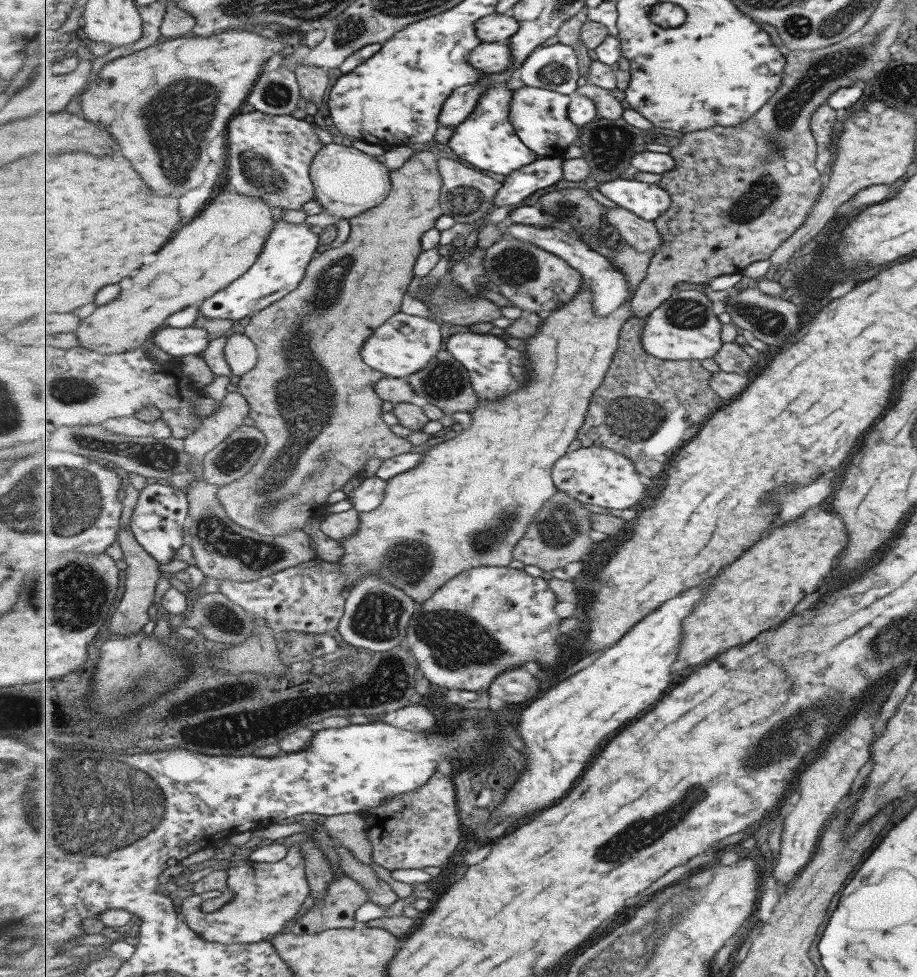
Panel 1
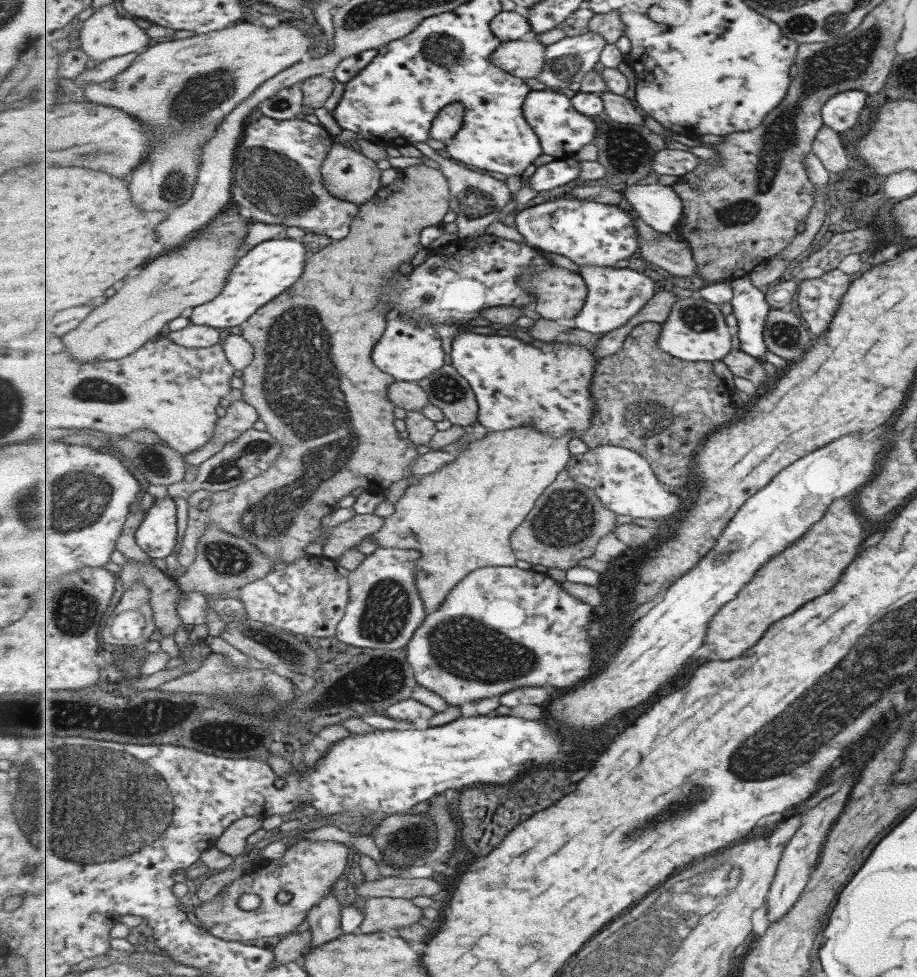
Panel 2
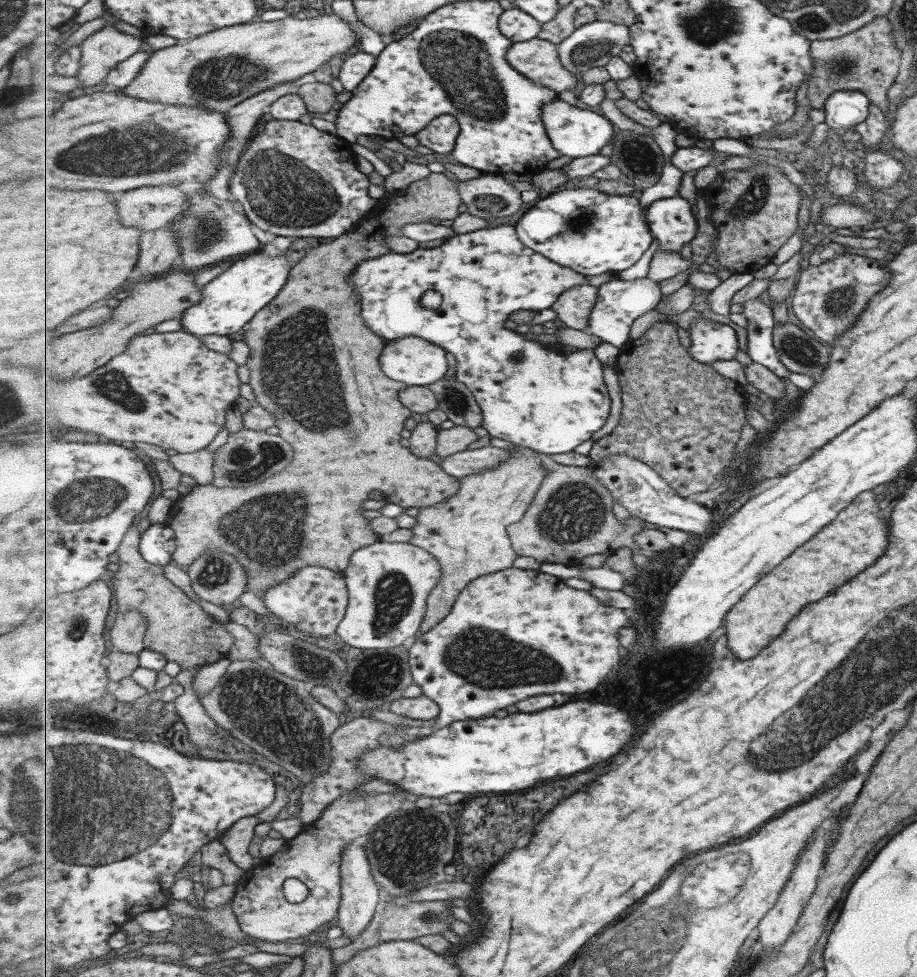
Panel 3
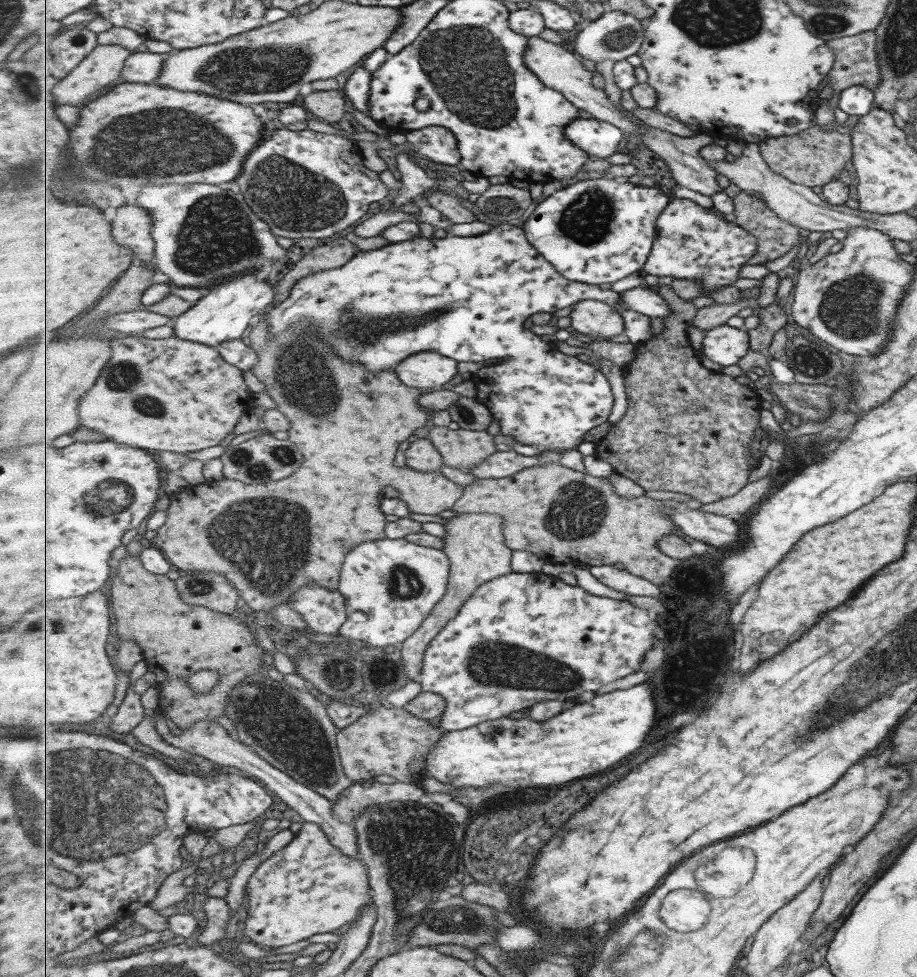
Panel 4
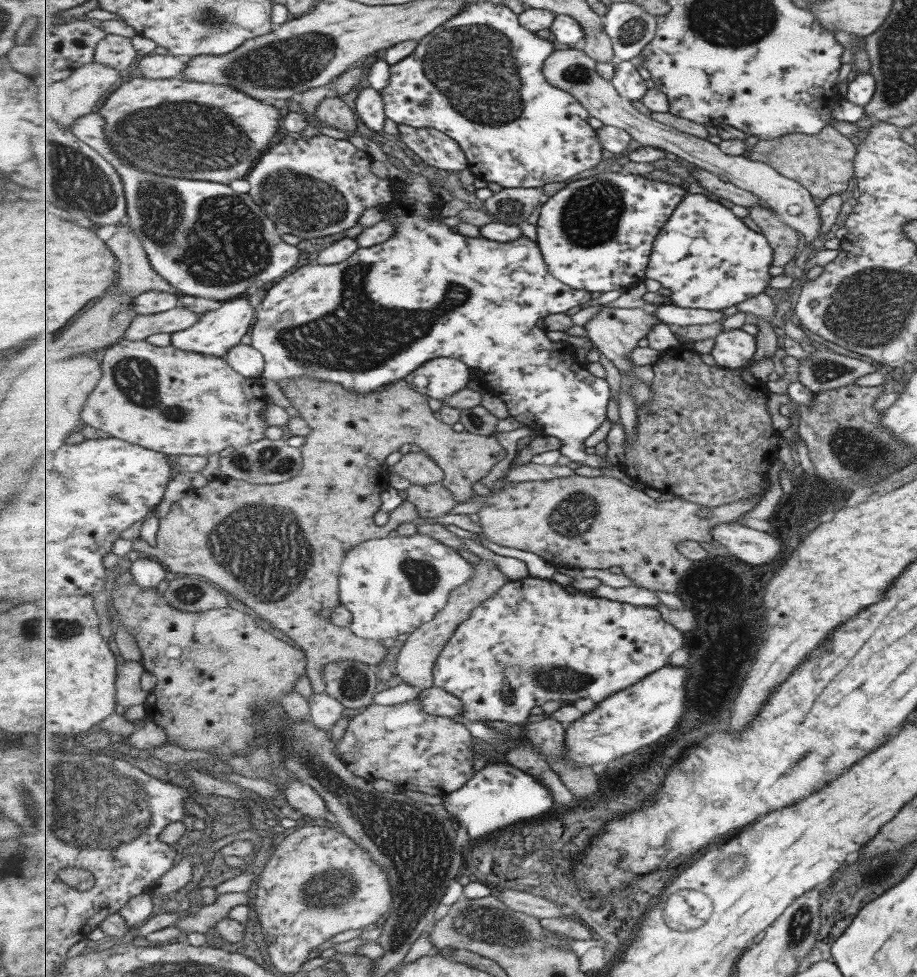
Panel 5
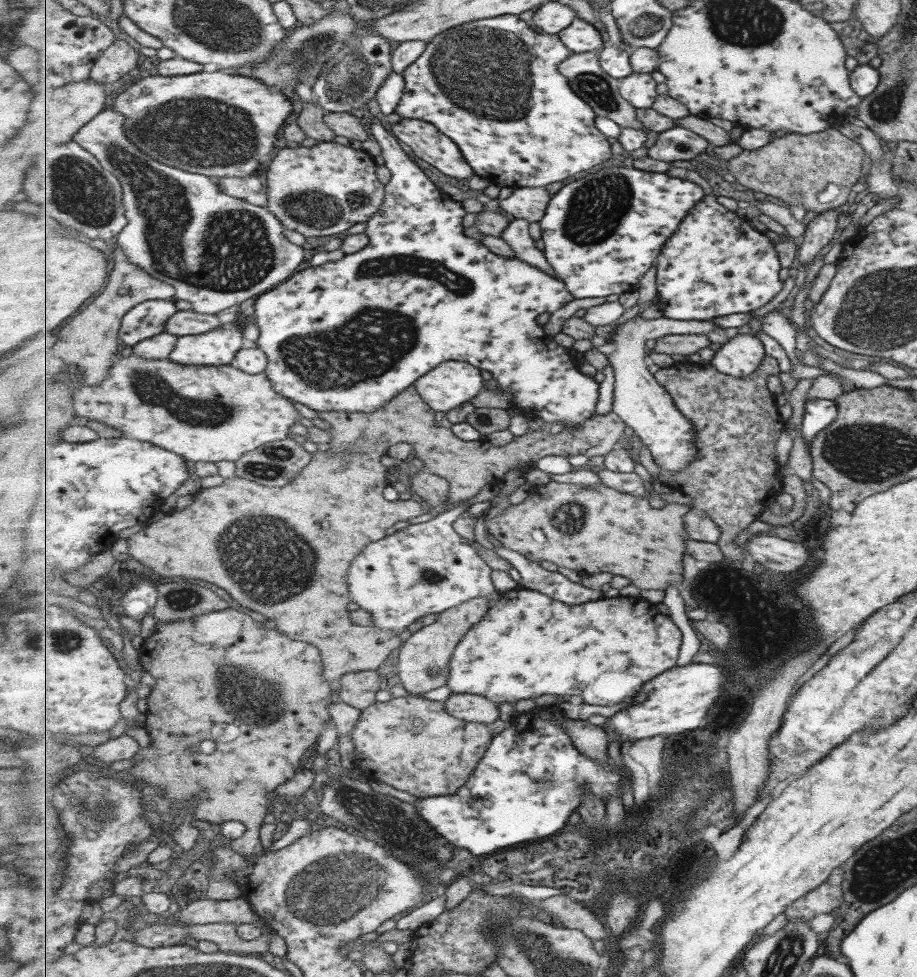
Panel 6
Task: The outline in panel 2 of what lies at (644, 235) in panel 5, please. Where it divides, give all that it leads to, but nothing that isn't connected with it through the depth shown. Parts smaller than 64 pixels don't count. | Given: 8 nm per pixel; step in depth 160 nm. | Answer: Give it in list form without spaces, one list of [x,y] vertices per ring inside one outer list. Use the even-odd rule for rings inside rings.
[[[564,196],[527,206],[515,217],[516,229],[529,245],[563,255],[578,266],[615,266],[640,252],[642,238],[637,235],[635,220],[617,204]]]

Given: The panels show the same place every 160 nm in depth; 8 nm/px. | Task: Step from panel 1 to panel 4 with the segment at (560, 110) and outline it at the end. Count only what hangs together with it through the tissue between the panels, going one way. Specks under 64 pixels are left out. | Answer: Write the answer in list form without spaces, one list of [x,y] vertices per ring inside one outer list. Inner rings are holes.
[[[577,117],[566,126],[565,133],[573,144],[603,159],[617,153],[617,146],[623,140],[623,131],[618,126],[593,117]]]

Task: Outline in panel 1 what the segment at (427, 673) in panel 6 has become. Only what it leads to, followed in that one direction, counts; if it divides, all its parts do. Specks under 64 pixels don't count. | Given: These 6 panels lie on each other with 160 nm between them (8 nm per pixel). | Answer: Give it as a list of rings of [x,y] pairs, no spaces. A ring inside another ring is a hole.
[[[621,237],[613,252],[612,263],[626,276],[632,288],[631,299],[615,312],[600,317],[596,313],[594,292],[584,282],[580,293],[572,301],[547,315],[547,320],[540,324],[539,332],[524,339],[530,377],[523,390],[516,390],[498,401],[481,399],[470,412],[471,425],[454,438],[424,452],[425,458],[417,468],[389,480],[383,503],[375,510],[360,513],[357,532],[339,542],[345,554],[336,564],[341,564],[341,571],[348,578],[347,593],[362,578],[376,574],[385,582],[406,591],[416,601],[424,601],[462,572],[479,566],[508,567],[513,562],[515,547],[526,536],[529,524],[557,493],[554,466],[566,457],[571,442],[578,439],[580,430],[586,424],[590,402],[606,380],[618,352],[623,325],[632,316],[632,299],[639,285],[646,280],[654,258],[653,251],[638,251],[631,243],[623,243]]]

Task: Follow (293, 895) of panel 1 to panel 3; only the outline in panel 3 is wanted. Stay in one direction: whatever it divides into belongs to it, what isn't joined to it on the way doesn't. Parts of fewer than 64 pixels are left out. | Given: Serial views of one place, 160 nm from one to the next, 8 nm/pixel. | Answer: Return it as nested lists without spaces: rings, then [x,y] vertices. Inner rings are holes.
[[[353,790],[324,810],[313,824],[285,841],[272,856],[263,858],[239,882],[239,890],[233,898],[232,911],[240,929],[252,940],[265,942],[294,942],[319,930],[323,924],[339,918],[342,896],[342,860],[344,848],[366,838],[388,816],[395,814],[405,800],[411,800],[408,792],[398,791],[359,797]],[[296,878],[309,887],[309,898],[299,904],[291,904],[285,898],[284,882]]]

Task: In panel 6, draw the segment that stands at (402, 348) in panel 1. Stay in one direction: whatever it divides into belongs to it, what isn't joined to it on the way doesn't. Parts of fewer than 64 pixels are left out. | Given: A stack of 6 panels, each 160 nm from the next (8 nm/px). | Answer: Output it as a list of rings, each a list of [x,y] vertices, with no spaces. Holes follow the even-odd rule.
[[[452,360],[430,370],[429,373],[415,382],[414,386],[419,394],[430,403],[431,408],[446,414],[448,410],[457,409],[458,406],[483,392],[485,390],[483,387],[485,386],[485,380],[481,376],[479,367],[473,366],[470,362]]]

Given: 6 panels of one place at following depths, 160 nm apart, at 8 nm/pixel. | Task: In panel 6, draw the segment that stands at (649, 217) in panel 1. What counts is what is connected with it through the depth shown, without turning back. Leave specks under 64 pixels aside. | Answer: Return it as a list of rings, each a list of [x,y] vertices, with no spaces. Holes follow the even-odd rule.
[[[707,195],[686,217],[679,230],[663,245],[656,261],[658,305],[663,316],[682,321],[710,321],[725,315],[747,313],[769,304],[788,285],[787,281],[781,280],[779,270],[782,261],[773,240],[758,229],[751,228],[747,217],[742,220],[735,211],[719,204],[716,196]]]

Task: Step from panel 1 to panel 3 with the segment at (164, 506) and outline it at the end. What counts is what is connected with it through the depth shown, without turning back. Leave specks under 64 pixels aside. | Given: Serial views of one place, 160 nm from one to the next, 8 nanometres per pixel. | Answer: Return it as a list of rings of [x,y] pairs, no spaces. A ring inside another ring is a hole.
[[[163,523],[152,524],[142,533],[140,551],[151,564],[165,566],[173,563],[173,554],[177,548],[176,532],[173,527]]]

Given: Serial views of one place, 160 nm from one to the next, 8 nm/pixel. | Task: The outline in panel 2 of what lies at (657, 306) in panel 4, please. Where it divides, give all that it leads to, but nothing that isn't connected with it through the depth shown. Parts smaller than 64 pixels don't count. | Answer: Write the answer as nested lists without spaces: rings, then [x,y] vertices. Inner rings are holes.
[[[579,266],[588,286],[586,305],[574,318],[575,326],[593,334],[609,334],[626,325],[657,294],[658,282],[631,268]]]

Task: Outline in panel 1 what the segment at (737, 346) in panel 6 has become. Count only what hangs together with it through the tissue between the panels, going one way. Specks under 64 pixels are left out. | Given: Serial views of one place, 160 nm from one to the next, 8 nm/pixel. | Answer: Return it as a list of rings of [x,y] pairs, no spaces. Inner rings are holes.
[[[677,288],[664,303],[646,317],[642,345],[651,356],[667,361],[714,358],[723,348],[722,323],[717,318],[718,305],[699,290]]]

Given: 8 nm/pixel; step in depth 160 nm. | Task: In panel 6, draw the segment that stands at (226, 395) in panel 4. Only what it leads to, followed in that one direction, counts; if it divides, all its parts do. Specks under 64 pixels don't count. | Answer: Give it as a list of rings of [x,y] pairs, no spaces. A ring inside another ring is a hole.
[[[133,352],[129,356],[119,353],[115,364],[109,369],[105,380],[98,385],[85,385],[76,392],[74,407],[77,410],[77,417],[80,422],[93,421],[98,424],[109,424],[109,426],[117,429],[117,431],[121,431],[121,436],[155,444],[165,450],[179,454],[179,456],[184,457],[187,461],[193,461],[194,463],[231,461],[235,464],[245,454],[249,454],[249,452],[253,452],[253,450],[257,450],[257,448],[261,448],[263,445],[293,438],[289,432],[289,428],[295,424],[299,424],[298,420],[302,418],[299,412],[297,412],[297,408],[293,406],[293,402],[274,389],[271,380],[266,375],[266,371],[259,374],[247,374],[232,364],[219,366],[182,365],[173,362],[170,358],[165,360],[144,359]]]

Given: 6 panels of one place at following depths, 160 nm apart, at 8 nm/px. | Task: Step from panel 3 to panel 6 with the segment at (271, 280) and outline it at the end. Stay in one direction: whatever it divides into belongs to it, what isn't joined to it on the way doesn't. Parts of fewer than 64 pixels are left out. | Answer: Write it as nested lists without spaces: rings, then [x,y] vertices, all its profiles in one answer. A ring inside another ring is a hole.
[[[228,319],[218,329],[179,337],[170,359],[182,365],[231,365],[241,348],[243,328]]]

